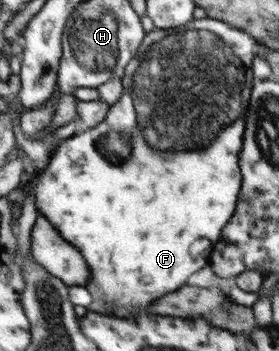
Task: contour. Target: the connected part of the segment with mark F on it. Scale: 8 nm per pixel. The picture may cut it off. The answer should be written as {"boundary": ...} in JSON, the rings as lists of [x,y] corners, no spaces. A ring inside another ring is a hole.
{"boundary":[[[208,16],[202,19],[193,18],[186,24],[176,28],[156,29],[146,33],[143,43],[138,48],[134,58],[126,66],[125,75],[121,78],[123,84],[122,94],[117,102],[108,109],[104,120],[94,128],[89,128],[79,135],[73,134],[66,140],[62,140],[61,145],[52,155],[48,167],[36,180],[34,196],[36,196],[36,208],[39,214],[44,215],[58,229],[58,232],[61,232],[63,239],[78,248],[86,259],[86,264],[90,264],[90,283],[88,283],[88,286],[95,284],[99,289],[101,293],[99,300],[102,300],[111,310],[111,312],[104,312],[104,314],[128,320],[132,320],[140,314],[146,314],[144,308],[152,300],[160,298],[160,296],[164,296],[168,292],[179,290],[180,286],[194,272],[198,272],[206,264],[209,265],[209,256],[213,249],[212,244],[221,237],[222,229],[233,218],[239,200],[242,180],[239,155],[243,145],[244,124],[246,124],[244,116],[248,112],[248,100],[250,100],[254,78],[256,77],[252,71],[252,64],[256,57],[255,46],[257,42],[247,32]],[[200,238],[208,238],[211,245],[208,250],[204,251],[206,254],[194,258],[190,254],[190,246],[192,246],[192,242],[196,242]]]}

